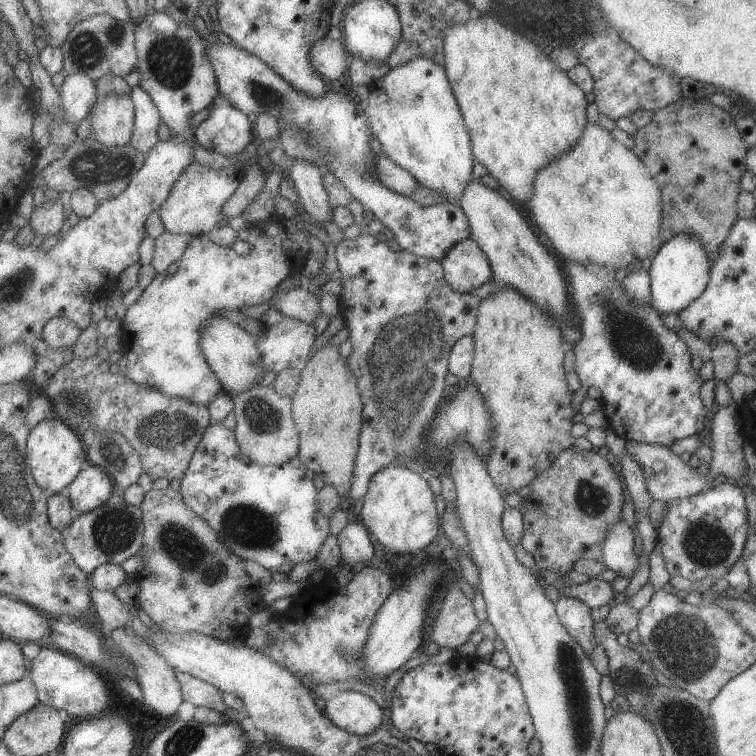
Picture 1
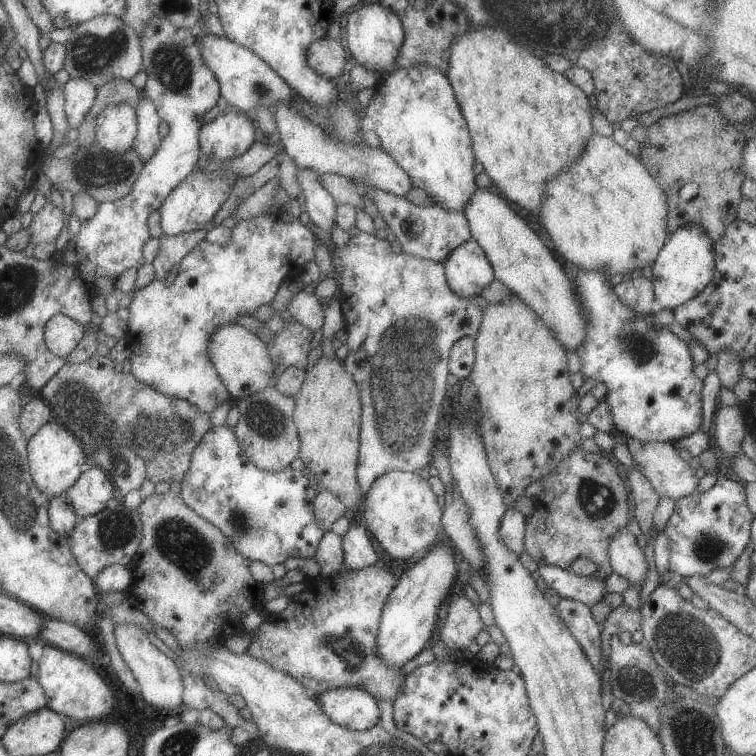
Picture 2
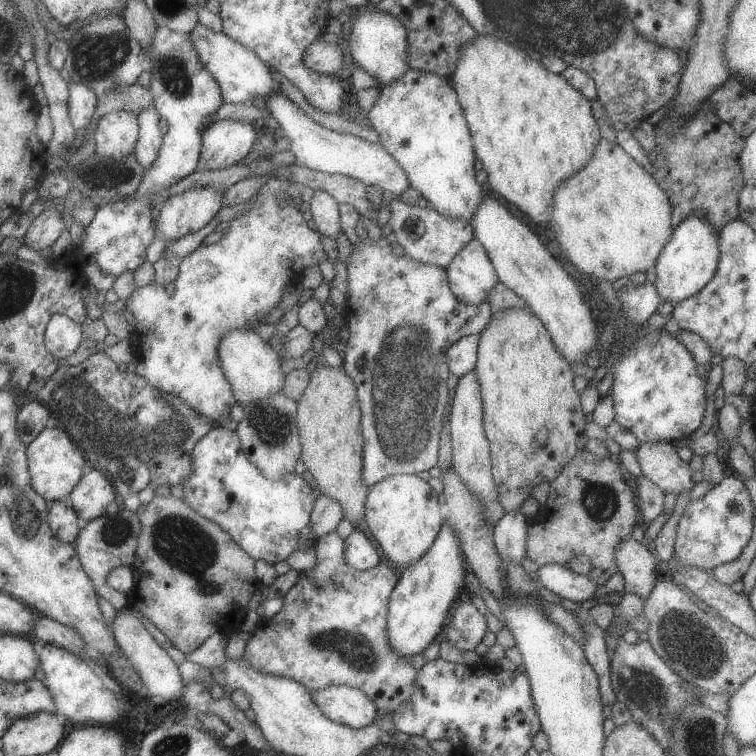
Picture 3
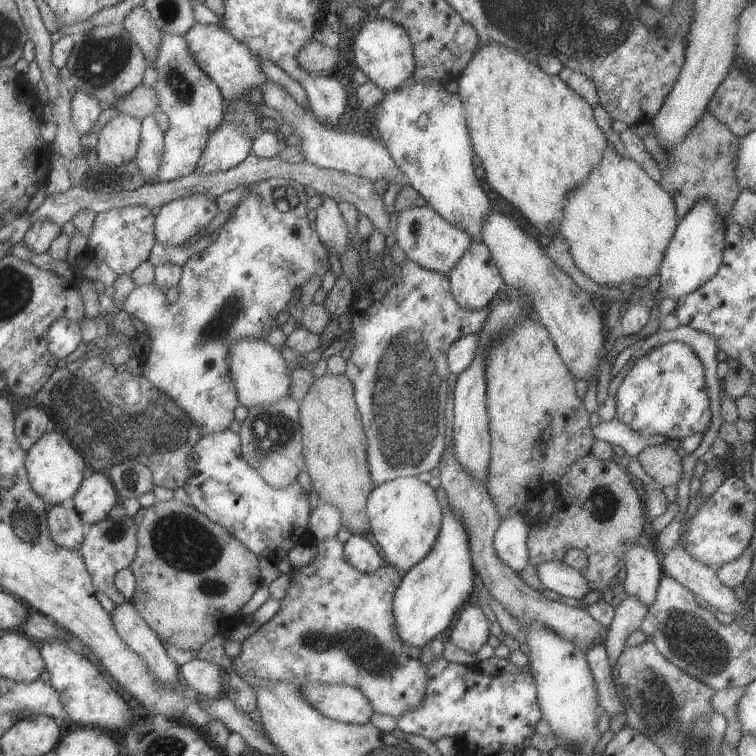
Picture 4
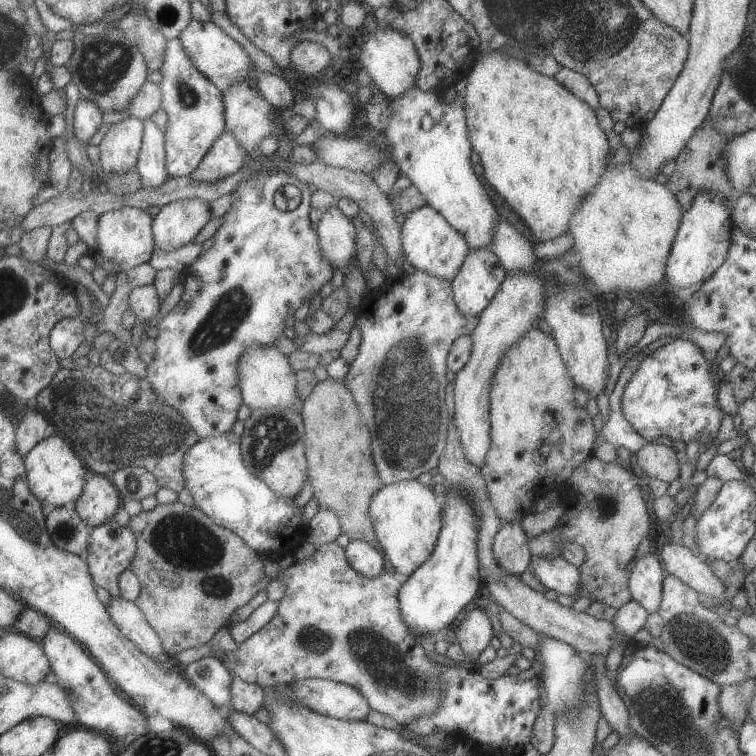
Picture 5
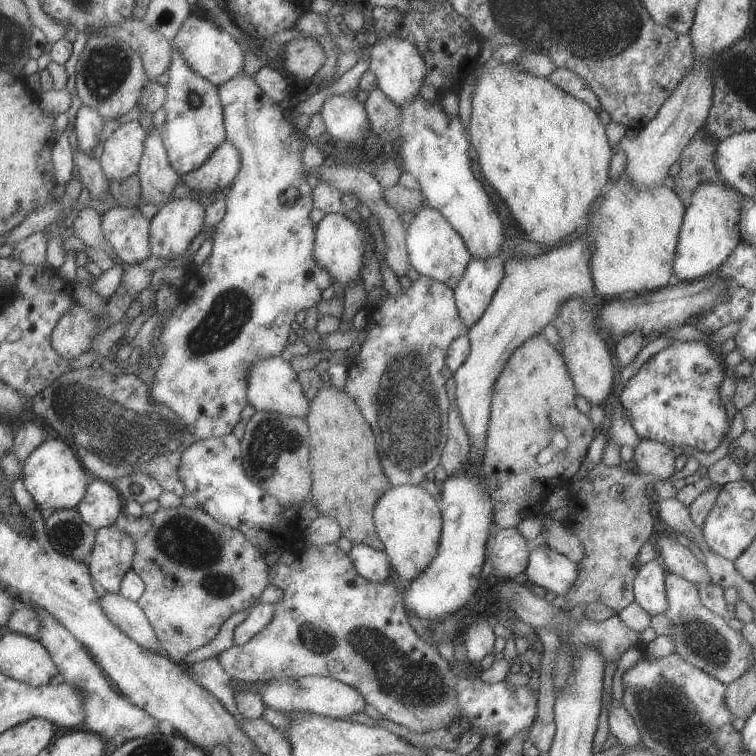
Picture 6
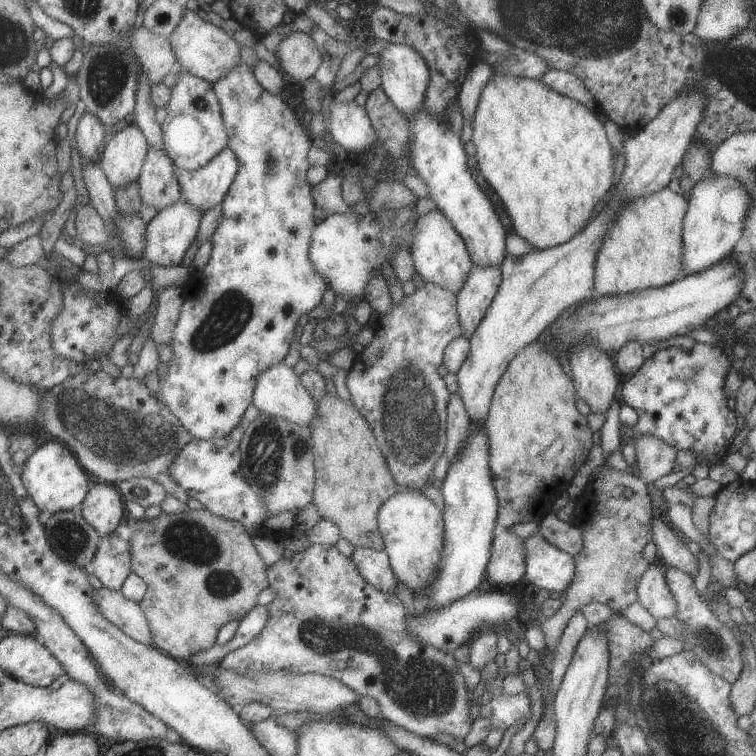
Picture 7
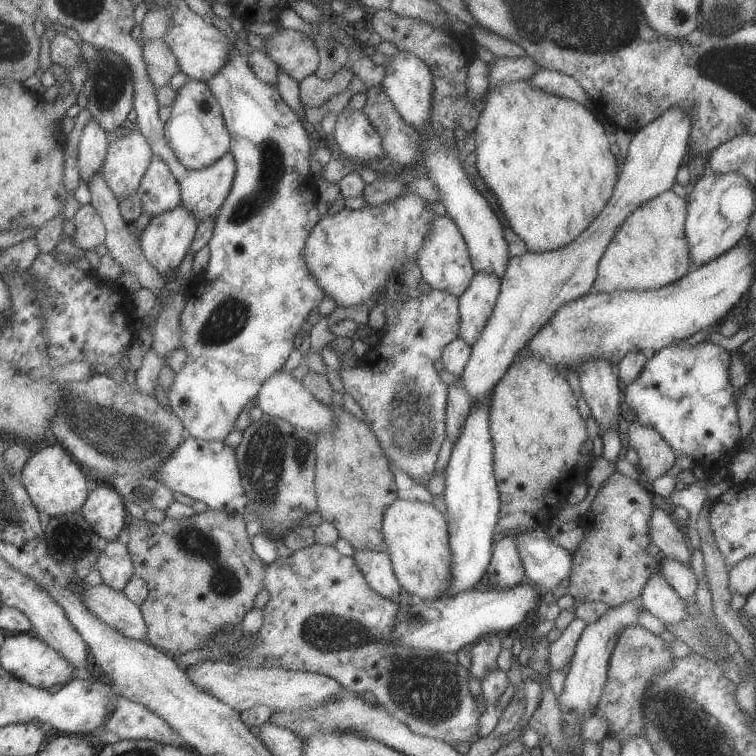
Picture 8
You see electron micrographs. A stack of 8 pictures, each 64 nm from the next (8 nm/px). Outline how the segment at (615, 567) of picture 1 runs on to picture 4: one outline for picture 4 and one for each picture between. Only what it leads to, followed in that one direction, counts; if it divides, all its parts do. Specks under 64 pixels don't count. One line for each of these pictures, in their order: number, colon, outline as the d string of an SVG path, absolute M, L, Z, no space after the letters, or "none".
2: M623 530L613 536L609 546L609 562L613 572L623 576L631 588L643 588L647 574L647 560L643 548L637 546L635 536Z
3: M629 538L617 544L613 560L617 574L621 574L625 582L623 592L637 594L645 602L659 578L659 558L655 558L655 554L647 546L641 546L637 540Z
4: M633 544L625 550L623 558L623 590L627 596L635 596L641 604L651 606L659 580L663 578L661 568L661 556L655 552L655 548L643 548L639 544Z

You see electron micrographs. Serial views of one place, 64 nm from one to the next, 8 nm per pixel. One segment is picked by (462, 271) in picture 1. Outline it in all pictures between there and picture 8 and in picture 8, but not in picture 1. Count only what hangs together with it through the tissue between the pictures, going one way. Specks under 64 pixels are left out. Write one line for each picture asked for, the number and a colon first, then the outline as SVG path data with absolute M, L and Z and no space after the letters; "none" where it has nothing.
2: M473 238L455 248L443 266L451 292L465 300L477 298L481 290L495 278L485 252Z
3: M469 240L447 264L445 276L451 294L465 304L477 306L485 302L487 292L499 282L487 258L487 252L477 240Z
4: M471 242L447 274L453 300L465 310L479 310L505 290L505 284L481 242Z
5: M489 248L469 250L451 280L457 310L465 316L481 314L499 292L505 278L507 274Z
6: M501 256L469 258L461 278L453 286L455 308L467 328L481 318L497 286L501 284L505 274L503 264L505 260Z
7: M471 266L457 296L457 314L463 338L469 340L483 314L489 310L501 284L501 266Z
8: M475 272L465 292L457 298L459 302L459 338L465 344L473 344L473 340L481 334L485 320L491 316L493 304L497 300L501 288L501 280L489 272Z

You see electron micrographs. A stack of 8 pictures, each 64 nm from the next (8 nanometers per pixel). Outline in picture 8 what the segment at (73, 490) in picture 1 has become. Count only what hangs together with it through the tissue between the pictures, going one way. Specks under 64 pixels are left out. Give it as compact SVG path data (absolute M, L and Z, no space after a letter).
M103 484L87 494L85 504L81 506L81 518L91 526L91 530L107 540L117 540L119 532L125 526L125 502L115 492L111 484Z

